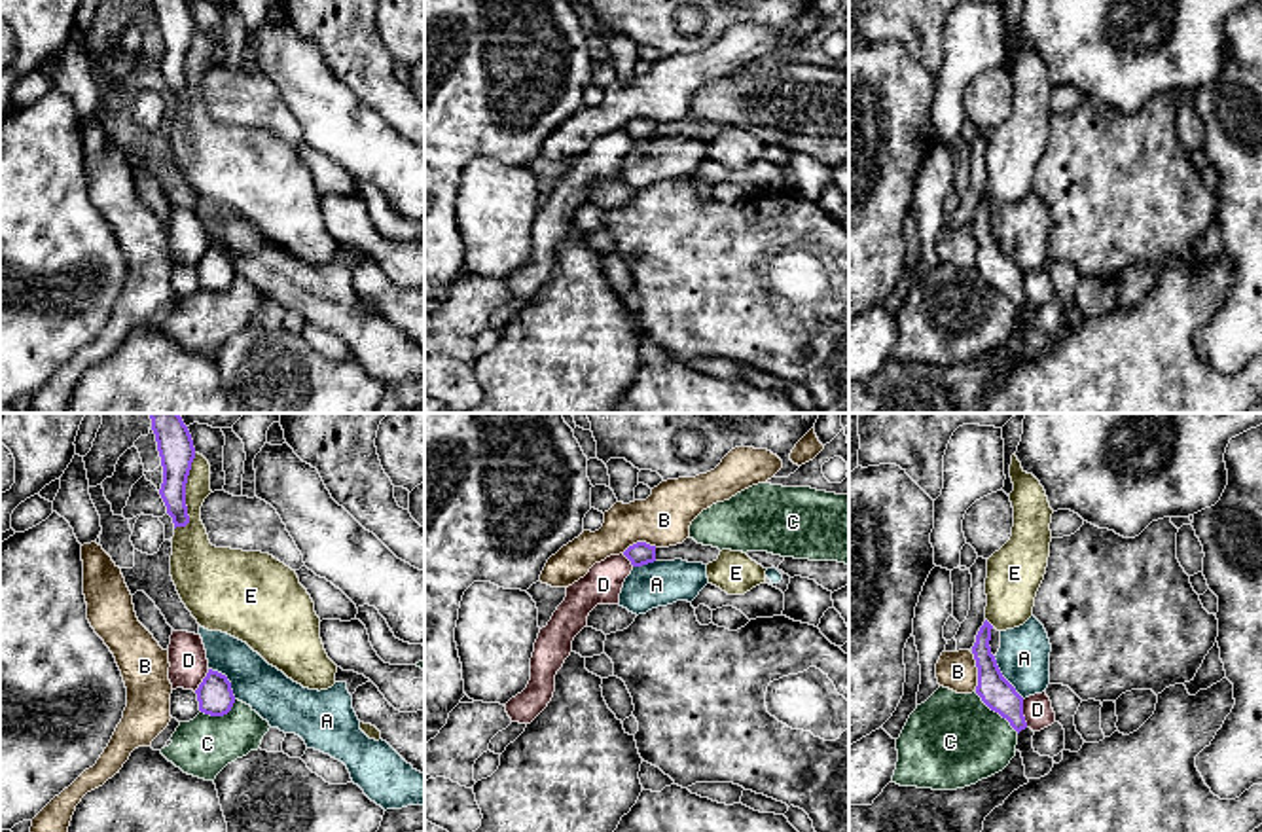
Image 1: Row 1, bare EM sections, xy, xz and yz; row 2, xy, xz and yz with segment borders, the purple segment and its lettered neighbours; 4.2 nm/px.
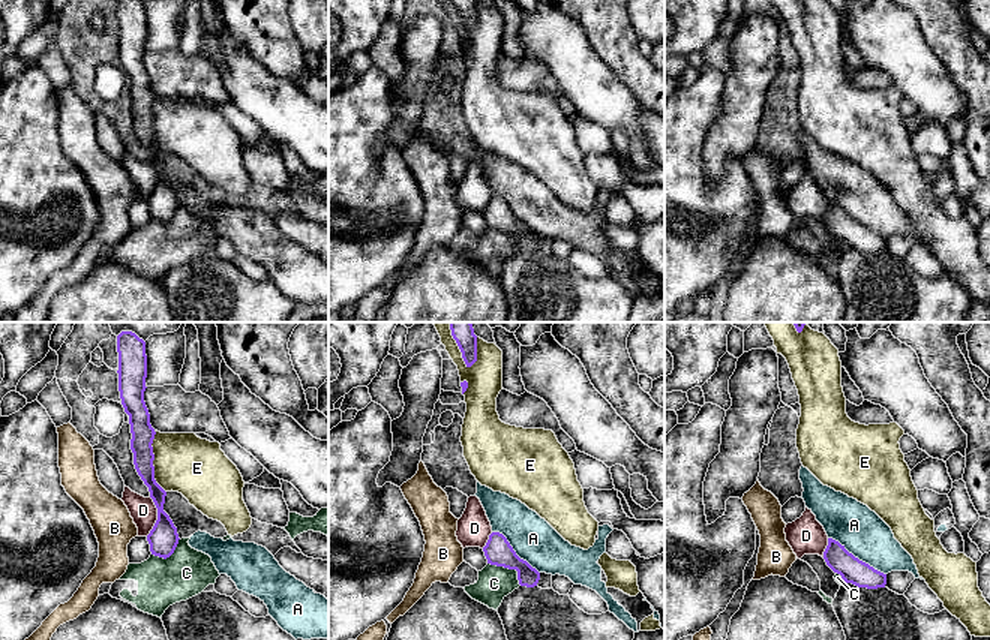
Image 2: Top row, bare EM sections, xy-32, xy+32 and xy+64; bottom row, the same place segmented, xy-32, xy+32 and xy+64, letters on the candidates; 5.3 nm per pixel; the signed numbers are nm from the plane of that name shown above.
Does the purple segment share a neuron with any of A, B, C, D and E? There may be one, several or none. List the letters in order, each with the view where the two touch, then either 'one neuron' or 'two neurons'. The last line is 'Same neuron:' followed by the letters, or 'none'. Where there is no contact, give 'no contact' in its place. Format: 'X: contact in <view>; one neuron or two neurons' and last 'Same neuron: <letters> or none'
A: contact in yz; two neurons
B: contact in yz; two neurons
C: contact in yz; two neurons
D: contact in yz; two neurons
E: contact in xy; two neurons
Same neuron: none

